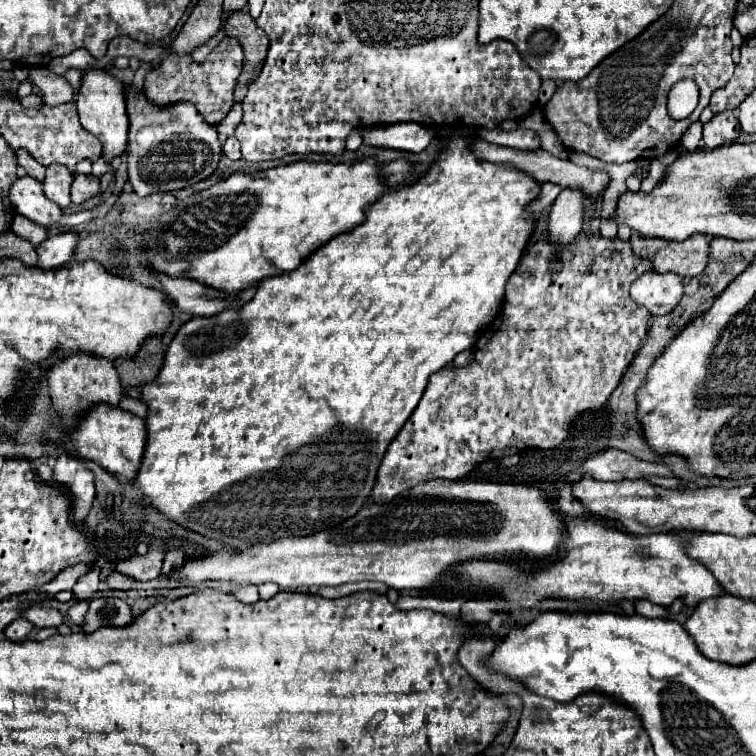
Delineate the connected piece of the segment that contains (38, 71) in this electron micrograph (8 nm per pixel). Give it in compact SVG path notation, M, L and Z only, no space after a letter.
M29 67L29 81L43 91L43 103L47 105L61 105L73 99L73 89L65 77L59 77L45 67Z

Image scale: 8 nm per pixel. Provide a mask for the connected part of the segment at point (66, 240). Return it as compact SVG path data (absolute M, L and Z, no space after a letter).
M63 231L57 235L47 237L39 247L37 247L37 267L41 269L55 269L71 261L75 247L79 243L79 233L77 231Z

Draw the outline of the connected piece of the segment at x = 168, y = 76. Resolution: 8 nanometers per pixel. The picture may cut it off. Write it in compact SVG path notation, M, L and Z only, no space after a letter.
M225 37L217 49L203 63L195 63L191 57L167 55L155 69L145 75L143 91L155 105L171 105L179 101L189 101L197 107L203 119L211 125L217 125L233 105L233 87L241 73L243 49L237 39Z

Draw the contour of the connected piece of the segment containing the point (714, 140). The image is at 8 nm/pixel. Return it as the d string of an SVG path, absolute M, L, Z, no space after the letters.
M721 111L713 115L711 121L703 125L703 141L707 149L715 149L727 143L733 143L733 139L739 133L739 121L733 111Z

